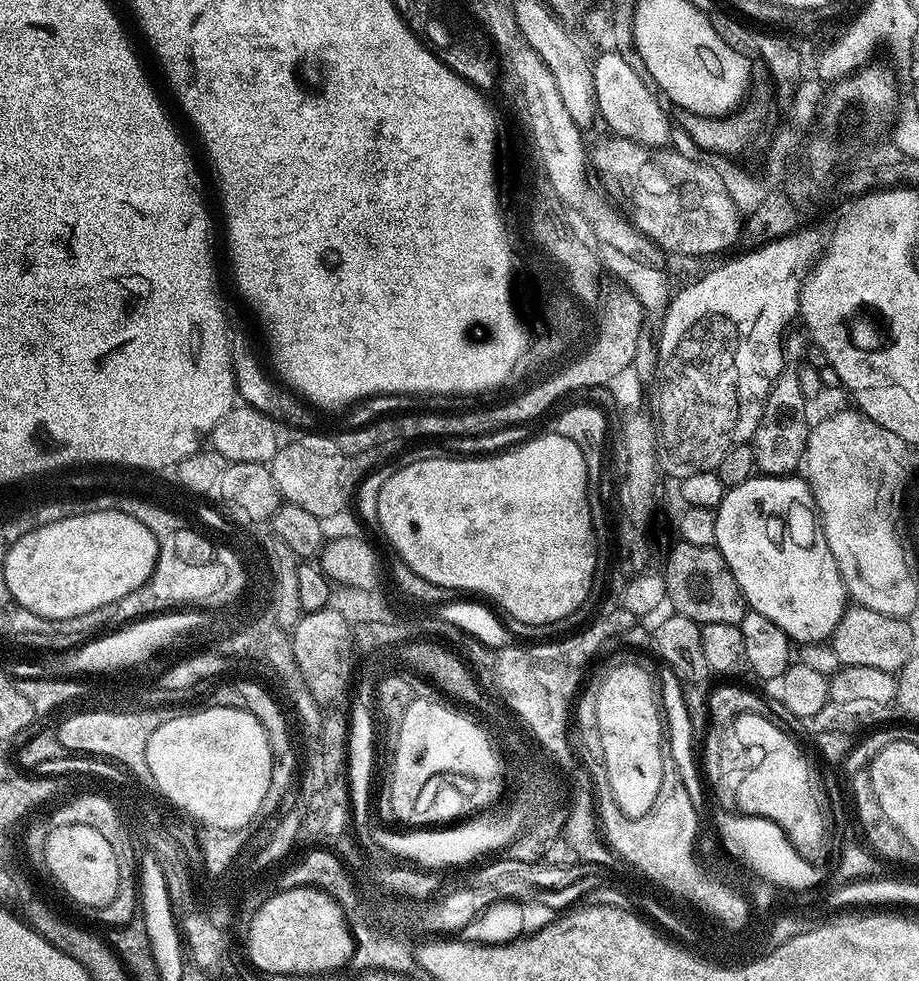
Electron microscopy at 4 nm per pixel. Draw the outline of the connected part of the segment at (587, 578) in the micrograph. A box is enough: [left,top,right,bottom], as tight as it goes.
[376,430,598,626]

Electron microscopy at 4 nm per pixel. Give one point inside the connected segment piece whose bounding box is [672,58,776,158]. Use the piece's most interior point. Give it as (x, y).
(729, 136)

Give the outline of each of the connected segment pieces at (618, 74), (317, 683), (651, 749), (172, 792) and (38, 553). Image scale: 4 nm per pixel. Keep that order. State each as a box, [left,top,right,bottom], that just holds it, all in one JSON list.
[[593,50,672,148],[291,606,354,706],[598,662,666,819],[146,706,272,831],[2,511,159,620]]

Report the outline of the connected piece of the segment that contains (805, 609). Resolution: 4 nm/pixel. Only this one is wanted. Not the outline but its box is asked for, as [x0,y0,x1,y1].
[714,474,850,645]

